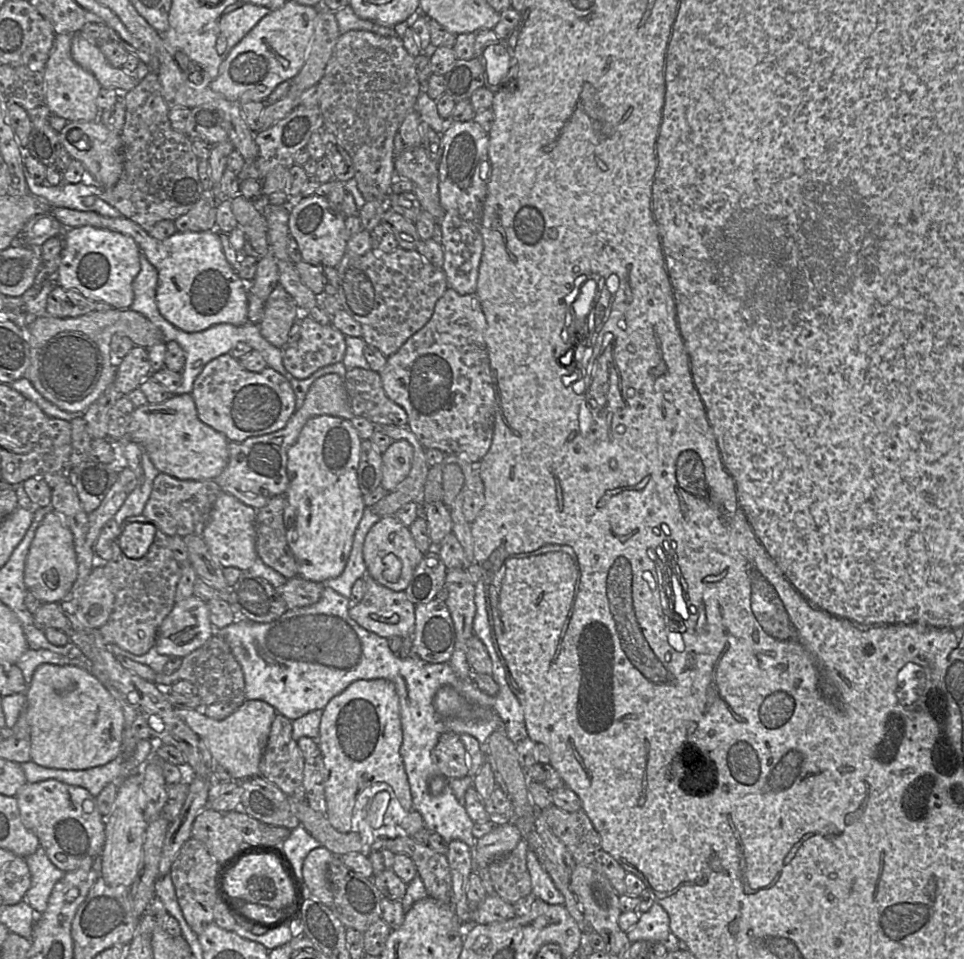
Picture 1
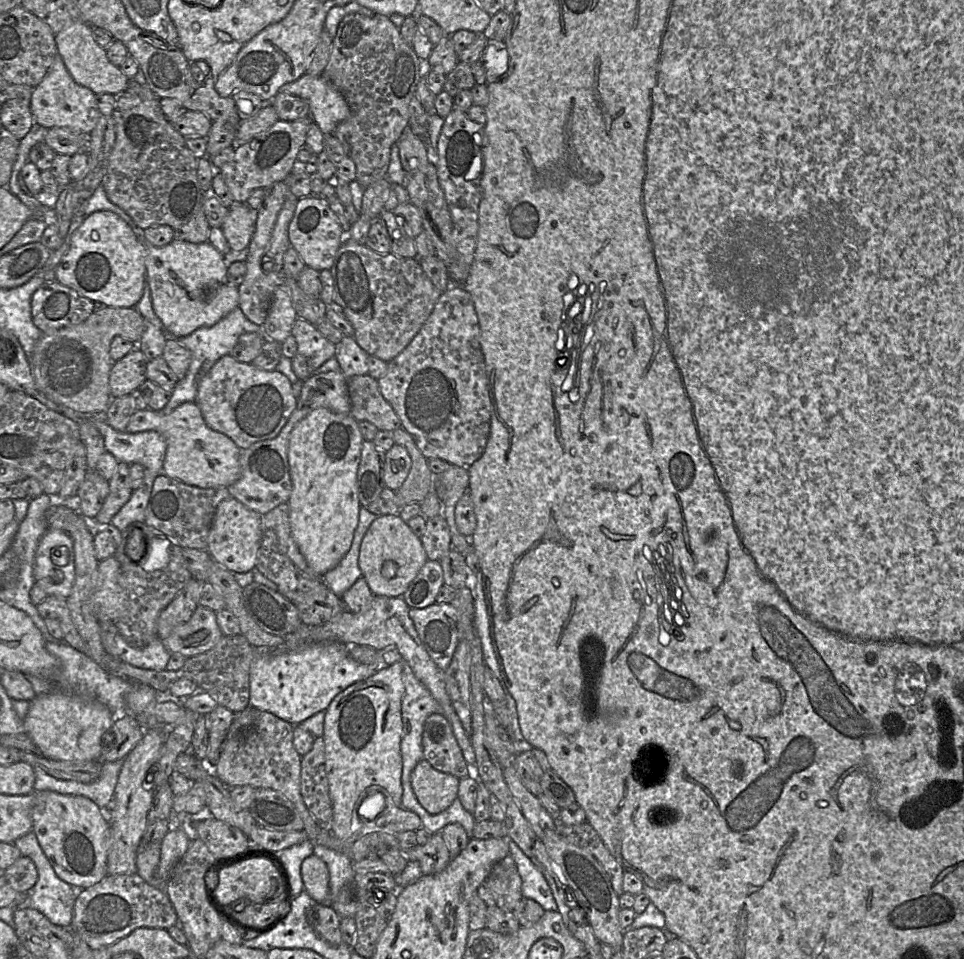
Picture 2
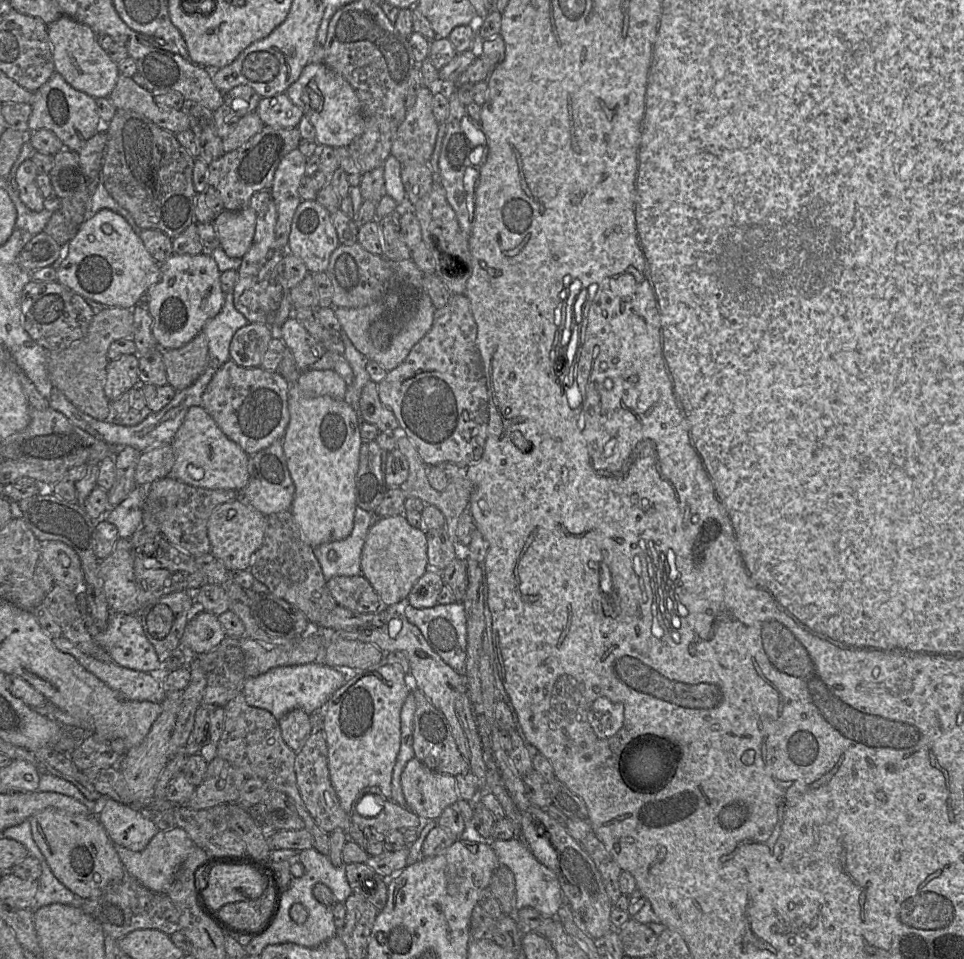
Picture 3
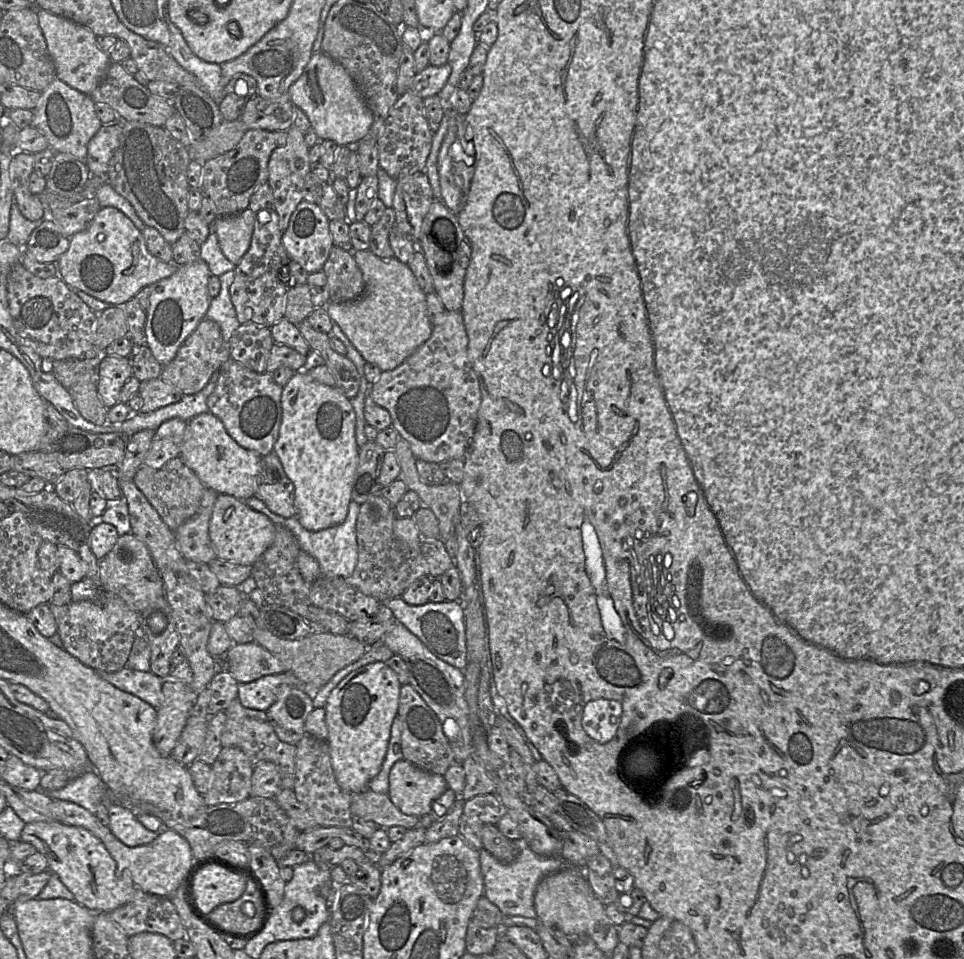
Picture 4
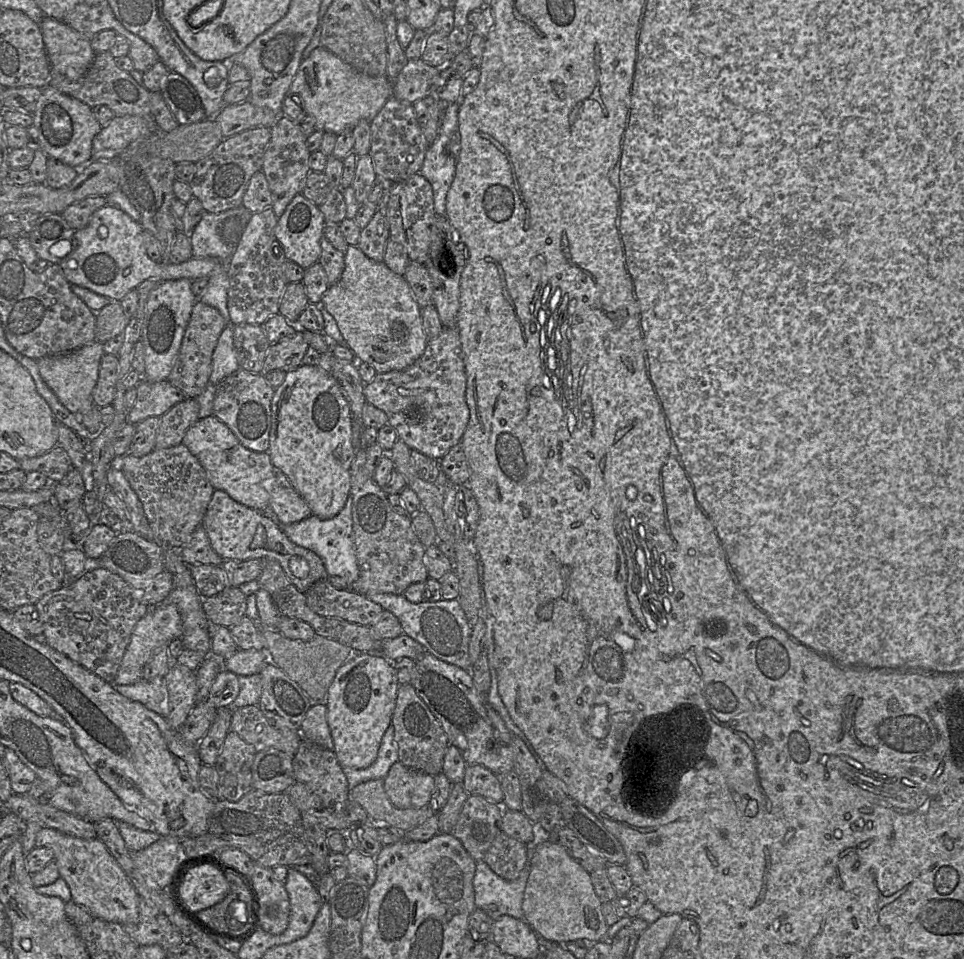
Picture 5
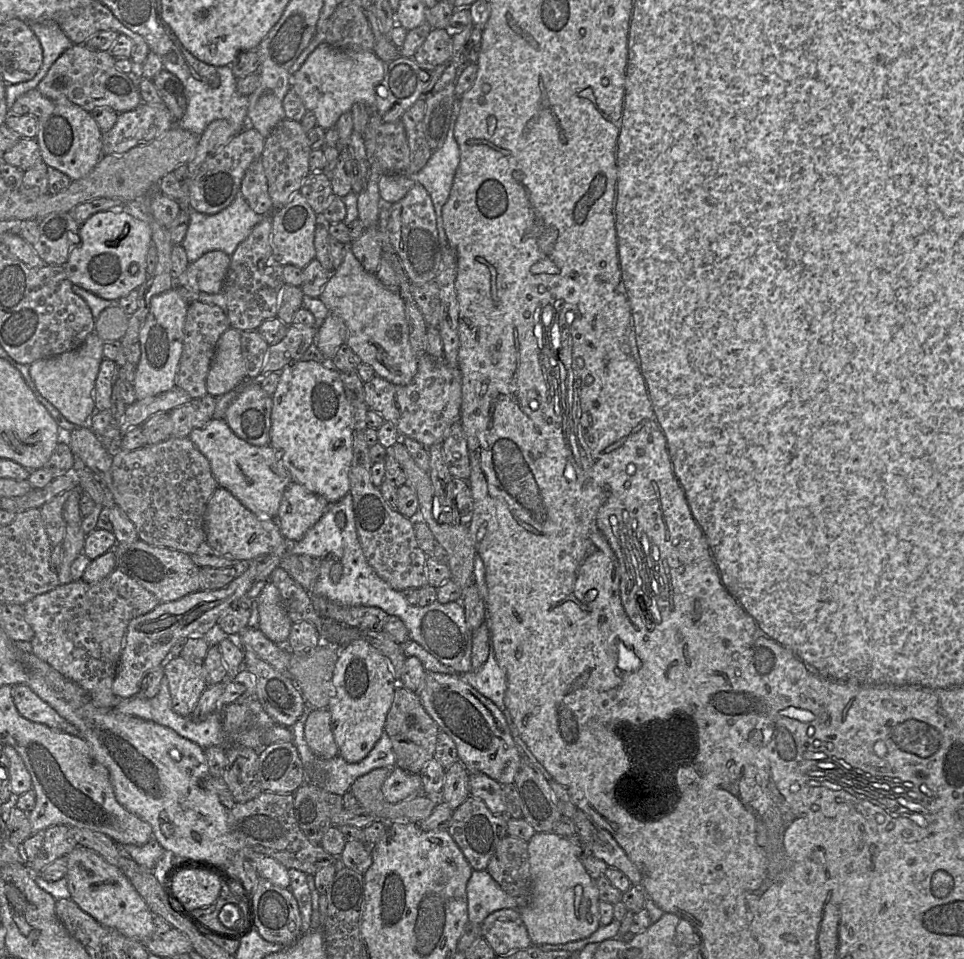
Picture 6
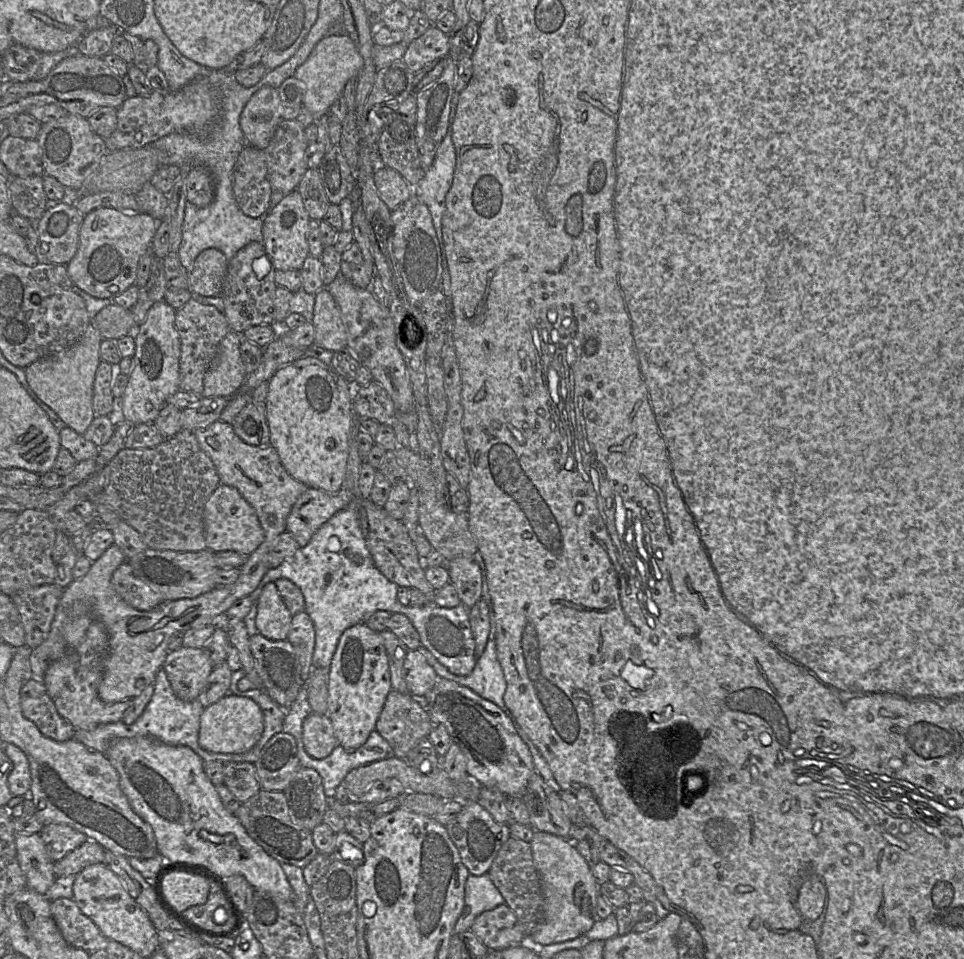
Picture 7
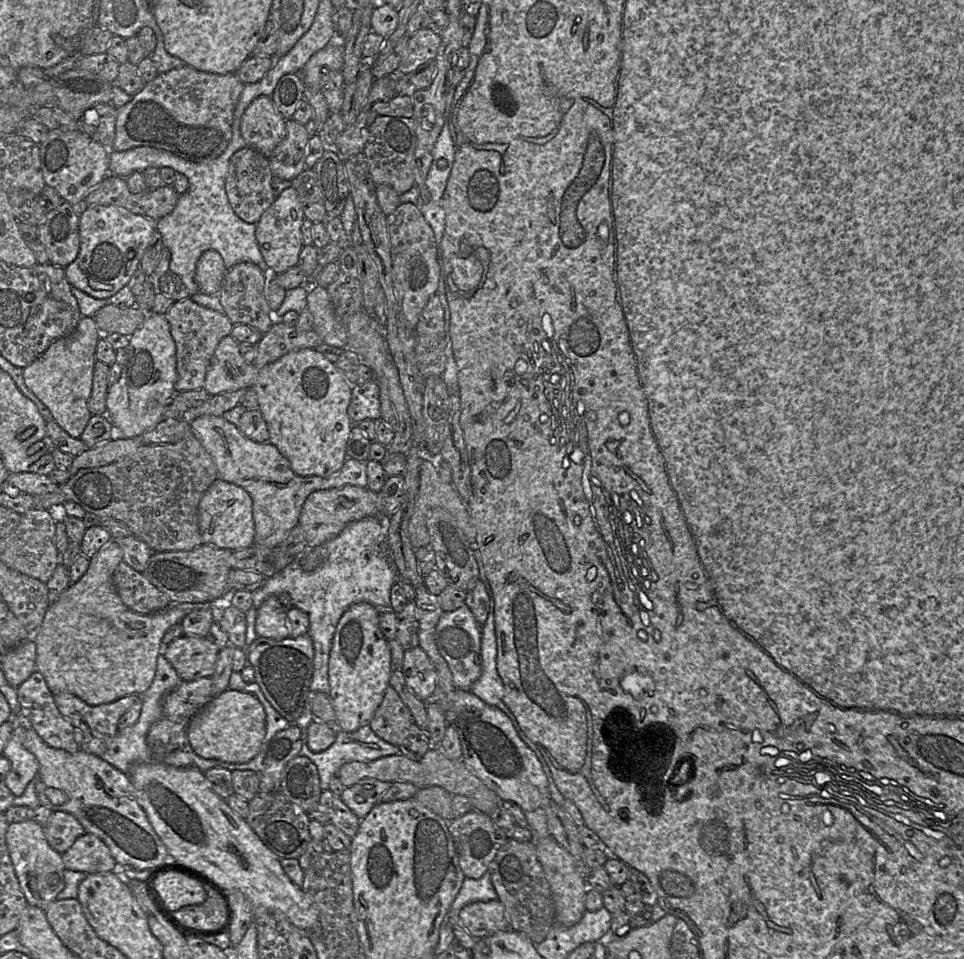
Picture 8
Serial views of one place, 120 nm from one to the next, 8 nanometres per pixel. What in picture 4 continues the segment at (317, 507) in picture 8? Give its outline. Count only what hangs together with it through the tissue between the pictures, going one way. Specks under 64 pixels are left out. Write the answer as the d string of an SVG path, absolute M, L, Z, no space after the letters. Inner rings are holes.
M273 451L261 458L261 472L254 496L263 501L274 514L283 518L296 517L294 485Z

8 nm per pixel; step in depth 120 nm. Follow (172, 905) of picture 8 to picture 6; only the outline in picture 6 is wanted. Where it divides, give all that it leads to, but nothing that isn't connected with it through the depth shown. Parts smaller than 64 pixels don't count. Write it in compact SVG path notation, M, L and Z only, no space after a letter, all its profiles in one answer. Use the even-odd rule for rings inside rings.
M206 869L182 870L174 877L172 883L174 895L189 910L213 904L220 889L221 883L217 875Z

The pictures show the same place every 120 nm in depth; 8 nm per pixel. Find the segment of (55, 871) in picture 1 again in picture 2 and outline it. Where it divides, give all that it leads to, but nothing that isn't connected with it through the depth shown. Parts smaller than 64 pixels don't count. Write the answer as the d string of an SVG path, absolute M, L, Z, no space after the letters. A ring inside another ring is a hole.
M33 830L17 838L14 841L14 845L19 849L22 856L28 857L33 861L38 873L35 885L27 894L25 906L41 912L53 925L70 928L74 903L79 889L76 889L58 878L48 858L40 847Z

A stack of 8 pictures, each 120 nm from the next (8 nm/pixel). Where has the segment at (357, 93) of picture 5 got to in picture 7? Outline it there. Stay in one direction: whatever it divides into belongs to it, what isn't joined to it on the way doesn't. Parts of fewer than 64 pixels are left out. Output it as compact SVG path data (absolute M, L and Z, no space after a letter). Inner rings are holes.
M327 35L315 46L307 60L295 71L294 76L305 85L303 106L314 115L314 123L318 117L329 114L331 105L341 96L346 83L353 77L357 77L363 68L363 58L358 52L354 42L348 35Z

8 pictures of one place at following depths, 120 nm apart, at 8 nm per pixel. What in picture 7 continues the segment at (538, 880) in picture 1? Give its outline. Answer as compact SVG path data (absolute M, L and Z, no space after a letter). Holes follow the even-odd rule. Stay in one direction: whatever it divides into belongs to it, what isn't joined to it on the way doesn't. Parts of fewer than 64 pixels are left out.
M488 873L480 876L470 874L465 883L464 907L454 926L453 934L470 930L479 914L504 903L503 896Z

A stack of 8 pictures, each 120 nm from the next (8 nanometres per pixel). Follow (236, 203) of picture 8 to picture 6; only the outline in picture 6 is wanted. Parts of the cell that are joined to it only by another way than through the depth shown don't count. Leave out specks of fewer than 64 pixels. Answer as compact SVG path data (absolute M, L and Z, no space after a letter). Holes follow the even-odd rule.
M261 159L252 162L246 170L240 192L256 214L266 215L271 212L273 203L268 192L267 178Z

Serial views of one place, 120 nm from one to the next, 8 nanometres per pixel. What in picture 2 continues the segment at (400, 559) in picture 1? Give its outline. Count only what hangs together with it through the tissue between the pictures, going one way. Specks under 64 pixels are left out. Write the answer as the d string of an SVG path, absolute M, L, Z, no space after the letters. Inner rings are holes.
M396 514L378 516L360 546L358 565L373 595L401 597L428 560L421 538Z

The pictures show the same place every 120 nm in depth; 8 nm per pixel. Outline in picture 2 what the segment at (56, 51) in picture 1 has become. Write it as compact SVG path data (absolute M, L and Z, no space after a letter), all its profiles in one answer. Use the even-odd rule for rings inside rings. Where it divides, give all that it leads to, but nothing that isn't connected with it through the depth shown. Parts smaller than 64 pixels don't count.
M56 54L46 76L34 88L30 109L34 123L48 129L62 127L82 134L90 134L102 116L96 103L96 94L74 81L59 54Z

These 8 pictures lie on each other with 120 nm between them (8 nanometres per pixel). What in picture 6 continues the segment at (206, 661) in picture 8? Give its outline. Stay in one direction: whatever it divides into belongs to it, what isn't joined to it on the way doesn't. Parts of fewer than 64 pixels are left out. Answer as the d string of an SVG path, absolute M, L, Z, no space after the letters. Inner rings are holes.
M181 656L168 659L163 671L168 680L172 709L180 716L189 717L207 687L203 662Z

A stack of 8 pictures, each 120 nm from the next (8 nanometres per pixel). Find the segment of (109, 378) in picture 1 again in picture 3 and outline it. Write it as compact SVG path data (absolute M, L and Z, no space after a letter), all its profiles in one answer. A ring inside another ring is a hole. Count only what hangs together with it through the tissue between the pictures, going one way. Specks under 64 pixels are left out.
M108 307L96 312L86 335L63 350L47 351L47 370L53 386L81 412L100 421L116 422L111 401L105 395L108 350L110 345L123 338L132 338L134 317L132 309Z

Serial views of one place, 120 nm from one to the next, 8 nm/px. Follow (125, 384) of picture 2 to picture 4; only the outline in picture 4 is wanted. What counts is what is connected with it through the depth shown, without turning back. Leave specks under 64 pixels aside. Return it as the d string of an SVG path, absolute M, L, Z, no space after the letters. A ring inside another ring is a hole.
M106 355L98 370L98 394L103 404L109 409L119 403L120 391L133 376L130 357Z

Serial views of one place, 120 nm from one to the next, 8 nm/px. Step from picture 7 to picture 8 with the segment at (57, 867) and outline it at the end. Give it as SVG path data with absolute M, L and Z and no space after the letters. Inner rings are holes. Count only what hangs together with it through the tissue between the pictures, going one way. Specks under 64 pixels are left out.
M84 833L62 854L64 867L85 874L116 872L119 867L108 847L94 834Z

